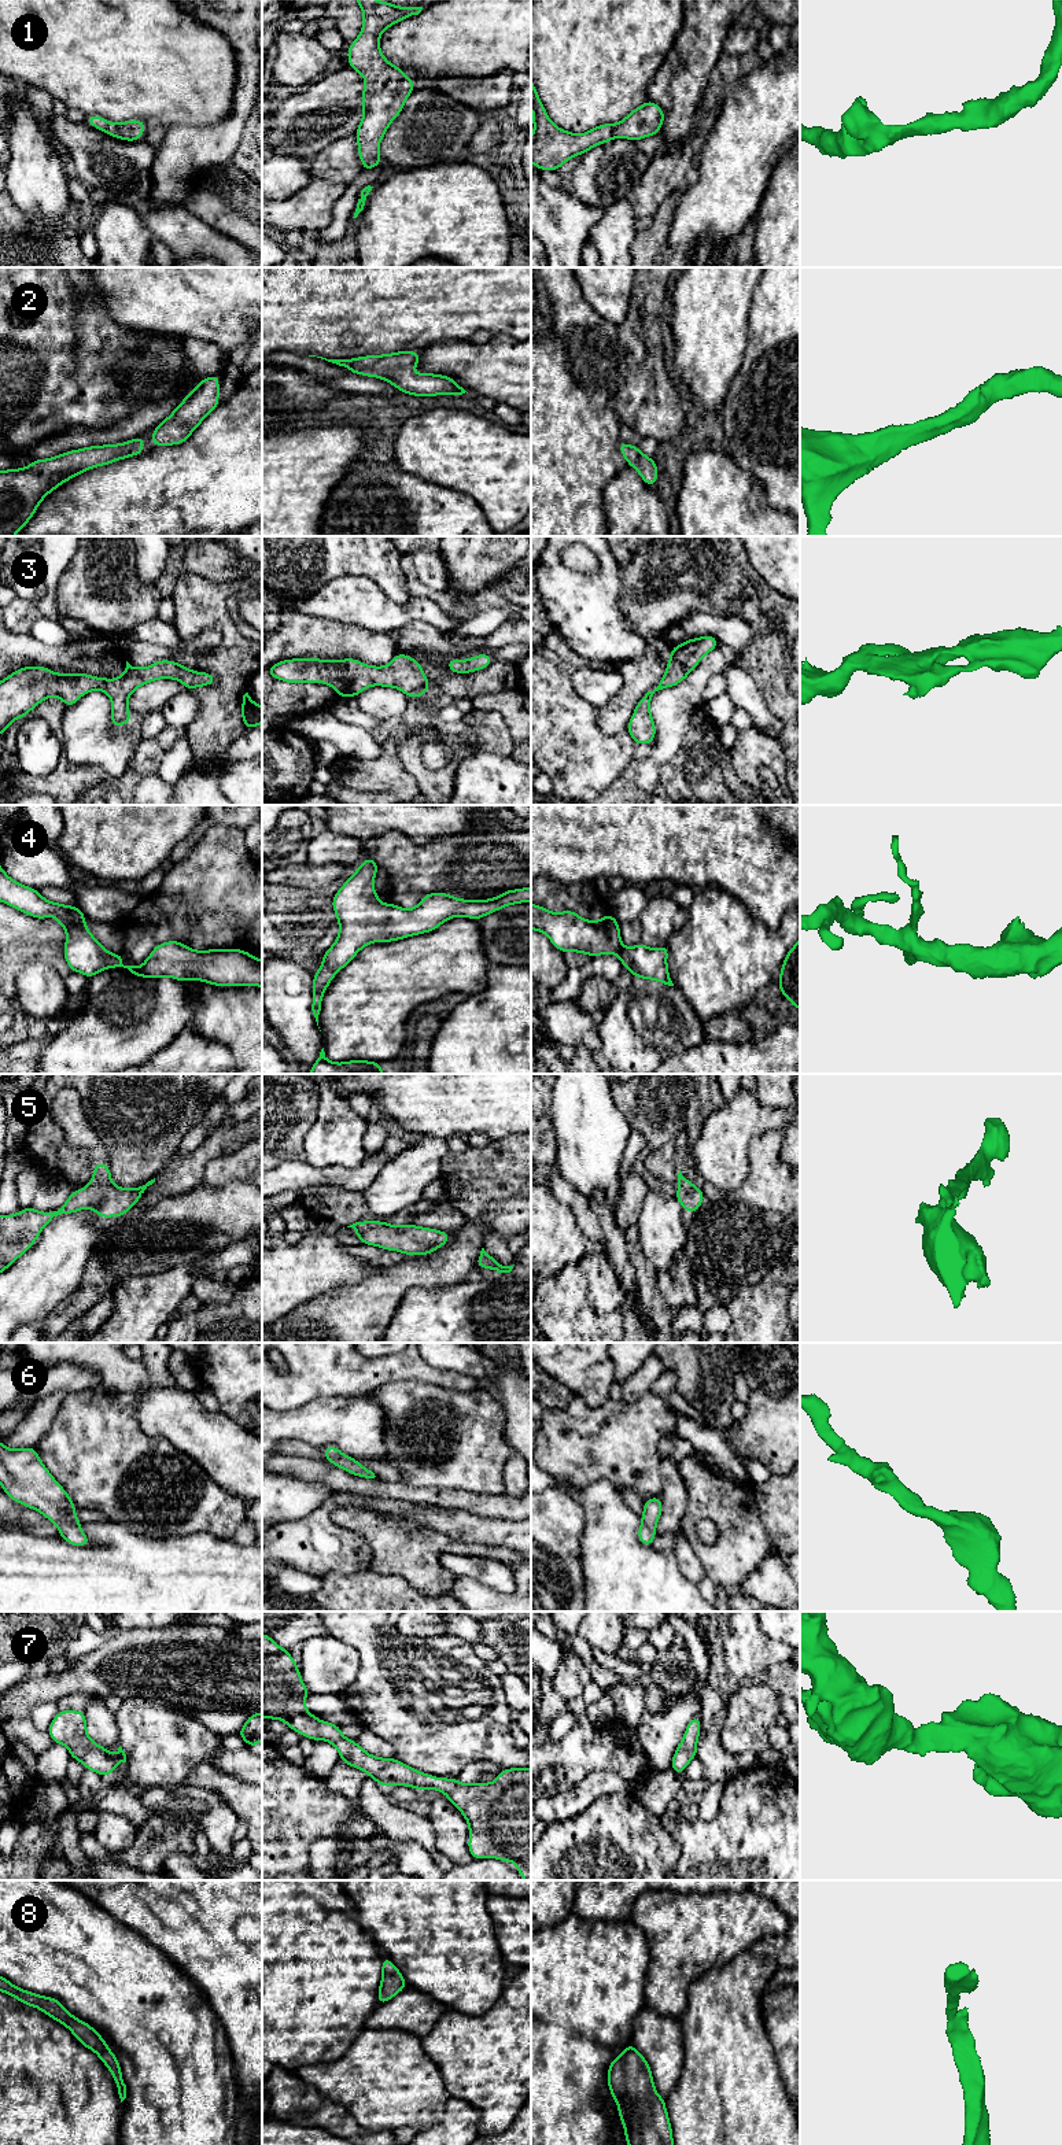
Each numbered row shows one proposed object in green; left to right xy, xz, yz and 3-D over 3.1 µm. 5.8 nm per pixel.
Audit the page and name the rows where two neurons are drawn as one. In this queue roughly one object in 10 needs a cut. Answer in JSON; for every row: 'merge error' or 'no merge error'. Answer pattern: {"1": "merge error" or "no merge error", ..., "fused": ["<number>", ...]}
{"1": "no merge error", "2": "no merge error", "3": "no merge error", "4": "no merge error", "5": "no merge error", "6": "no merge error", "7": "no merge error", "8": "no merge error", "fused": []}

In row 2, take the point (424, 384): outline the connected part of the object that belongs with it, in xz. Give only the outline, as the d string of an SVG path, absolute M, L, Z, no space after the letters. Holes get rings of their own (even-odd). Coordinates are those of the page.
M403 350L394 354L366 355L366 357L351 358L351 359L327 359L322 357L317 357L317 358L336 363L339 366L346 366L350 370L350 373L358 373L369 377L380 377L381 380L395 385L399 390L399 392L410 394L414 396L434 396L434 395L451 396L451 395L462 395L467 392L461 385L458 385L453 380L453 377L442 376L442 374L434 376L425 370L420 376L413 374L410 370L418 366L418 357L420 357L420 351Z

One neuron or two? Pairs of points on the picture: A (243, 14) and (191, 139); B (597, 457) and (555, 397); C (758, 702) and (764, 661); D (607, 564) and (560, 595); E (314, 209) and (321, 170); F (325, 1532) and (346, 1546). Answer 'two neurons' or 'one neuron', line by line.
A: one neuron
B: one neuron
C: two neurons
D: one neuron
E: two neurons
F: one neuron

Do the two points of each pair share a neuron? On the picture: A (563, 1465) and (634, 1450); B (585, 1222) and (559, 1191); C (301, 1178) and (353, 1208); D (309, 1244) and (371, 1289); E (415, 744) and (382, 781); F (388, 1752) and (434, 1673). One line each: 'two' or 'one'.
A: one
B: one
C: two
D: two
E: two
F: two

